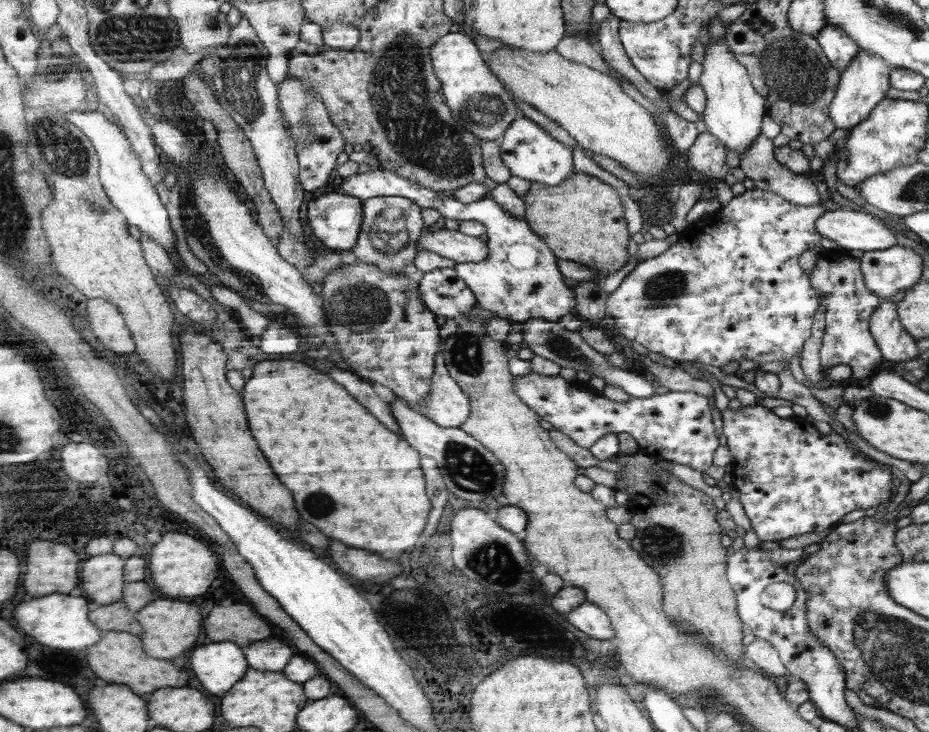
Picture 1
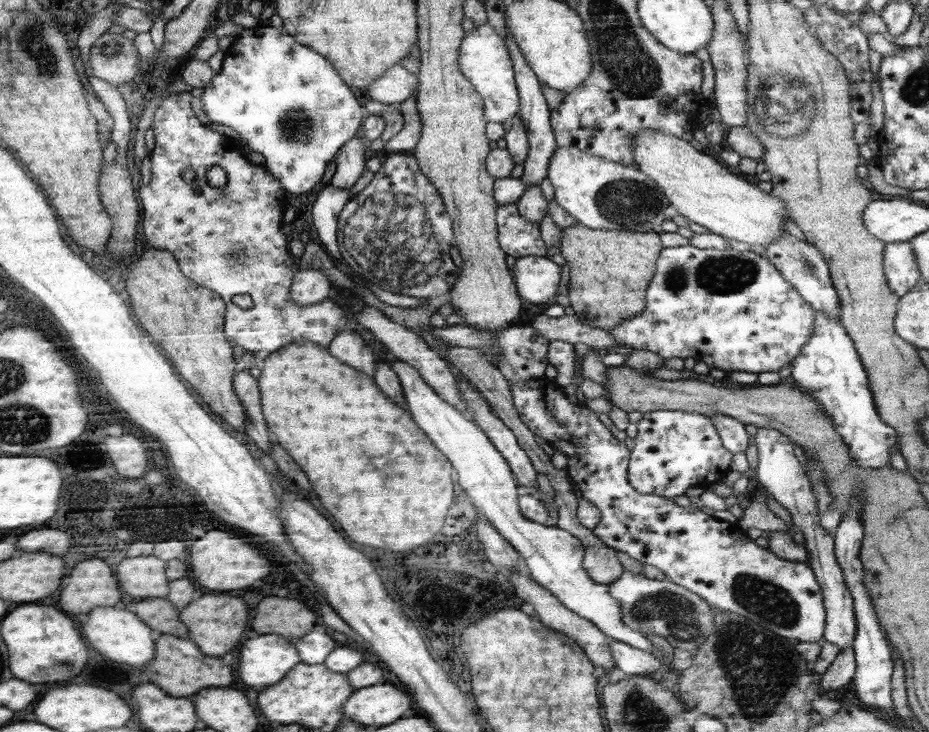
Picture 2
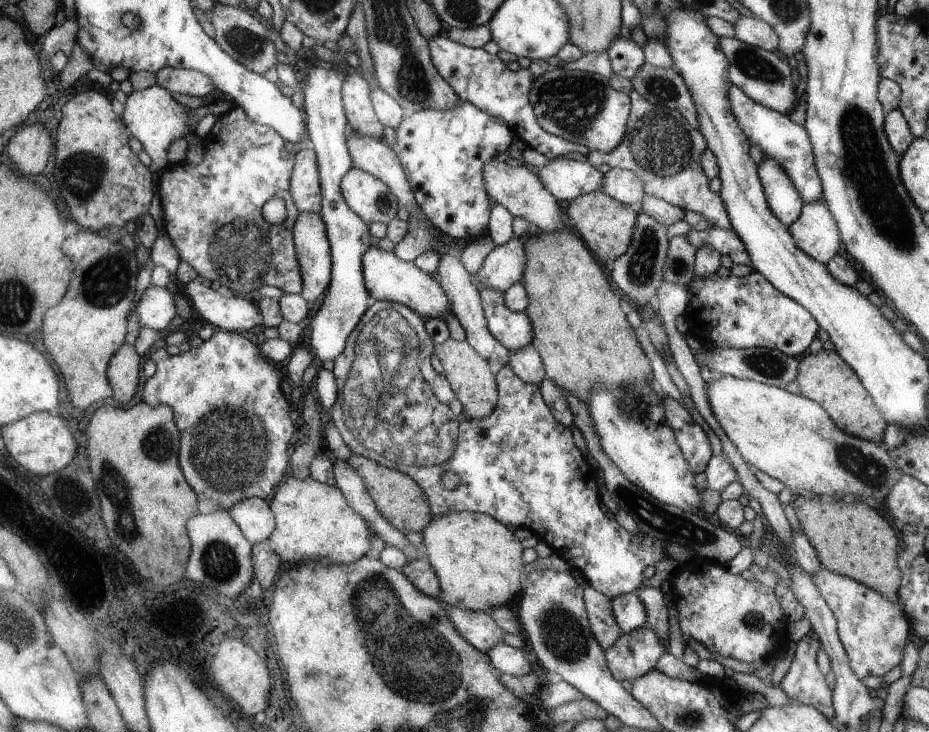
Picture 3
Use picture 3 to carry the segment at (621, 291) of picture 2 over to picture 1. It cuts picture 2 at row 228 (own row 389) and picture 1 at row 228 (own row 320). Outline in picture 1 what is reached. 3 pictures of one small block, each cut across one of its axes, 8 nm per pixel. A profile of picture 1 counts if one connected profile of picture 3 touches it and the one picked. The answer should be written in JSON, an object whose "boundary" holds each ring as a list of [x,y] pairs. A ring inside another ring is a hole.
{"boundary":[[[574,172],[569,179],[556,186],[548,186],[542,183],[531,183],[528,194],[523,198],[525,202],[524,219],[538,236],[543,237],[546,243],[553,249],[560,259],[579,262],[592,270],[595,270],[598,280],[603,280],[612,272],[620,270],[628,262],[628,240],[630,232],[624,222],[624,204],[620,194],[610,184],[604,184],[601,179],[588,173]]]}

